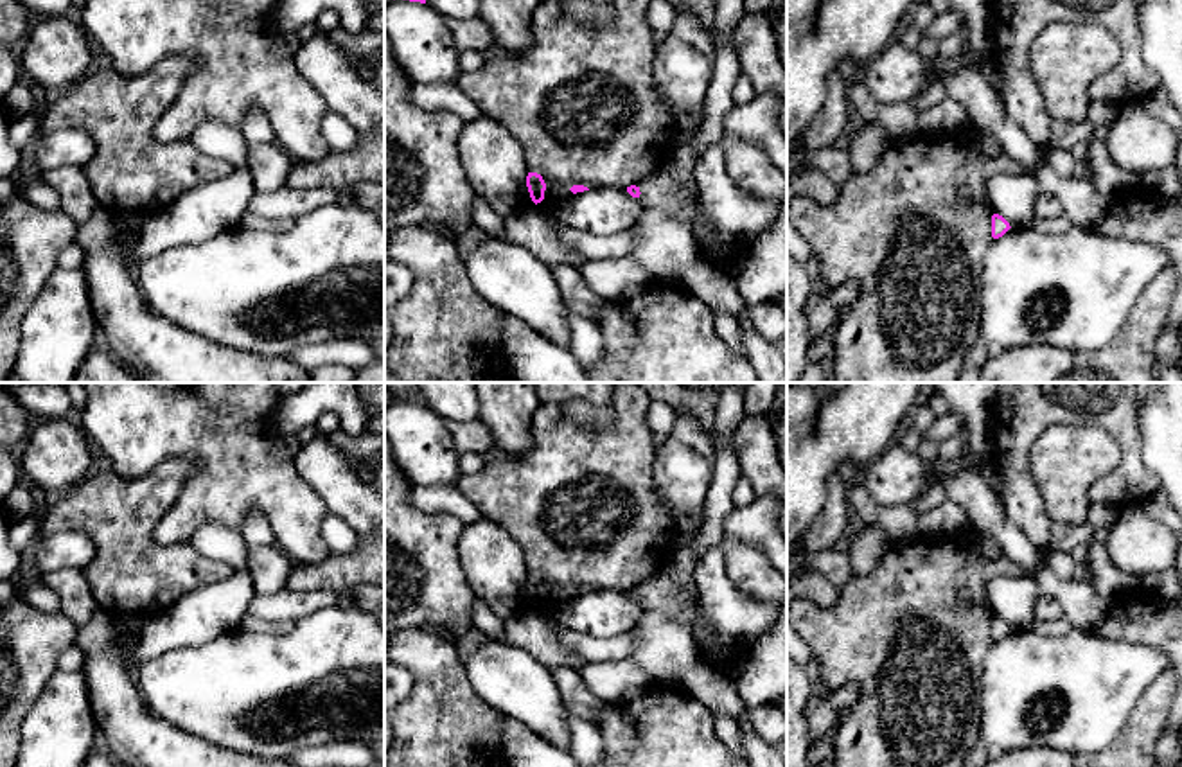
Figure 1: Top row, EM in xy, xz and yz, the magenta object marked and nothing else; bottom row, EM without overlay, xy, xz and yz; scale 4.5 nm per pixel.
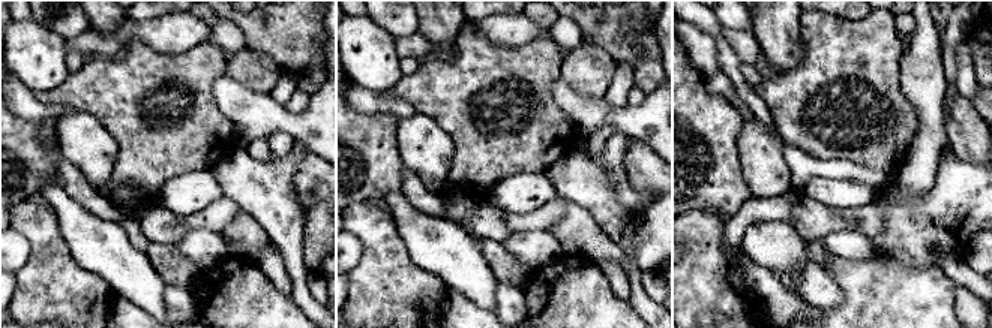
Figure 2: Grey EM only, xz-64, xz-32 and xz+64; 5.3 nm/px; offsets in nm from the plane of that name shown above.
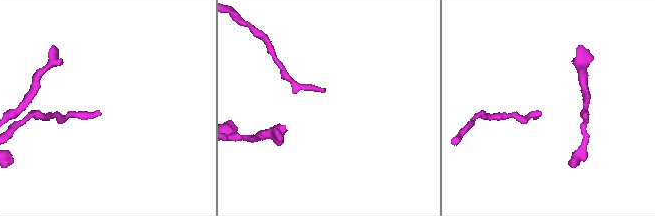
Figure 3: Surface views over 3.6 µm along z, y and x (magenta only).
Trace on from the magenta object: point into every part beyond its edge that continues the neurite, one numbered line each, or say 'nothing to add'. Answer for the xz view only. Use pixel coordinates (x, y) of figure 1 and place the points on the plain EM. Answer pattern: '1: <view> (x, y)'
1: xz (661, 593)

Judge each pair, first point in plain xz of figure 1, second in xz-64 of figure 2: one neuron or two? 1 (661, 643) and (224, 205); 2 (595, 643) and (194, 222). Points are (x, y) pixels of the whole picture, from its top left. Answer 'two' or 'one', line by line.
1: two
2: one

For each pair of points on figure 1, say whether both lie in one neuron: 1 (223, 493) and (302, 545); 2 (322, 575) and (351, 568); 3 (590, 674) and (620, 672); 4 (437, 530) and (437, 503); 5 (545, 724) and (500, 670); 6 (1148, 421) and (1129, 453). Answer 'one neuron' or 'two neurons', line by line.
1: one neuron
2: one neuron
3: one neuron
4: two neurons
5: one neuron
6: two neurons

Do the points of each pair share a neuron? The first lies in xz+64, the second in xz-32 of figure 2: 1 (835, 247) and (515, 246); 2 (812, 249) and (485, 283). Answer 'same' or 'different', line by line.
1: same
2: different

